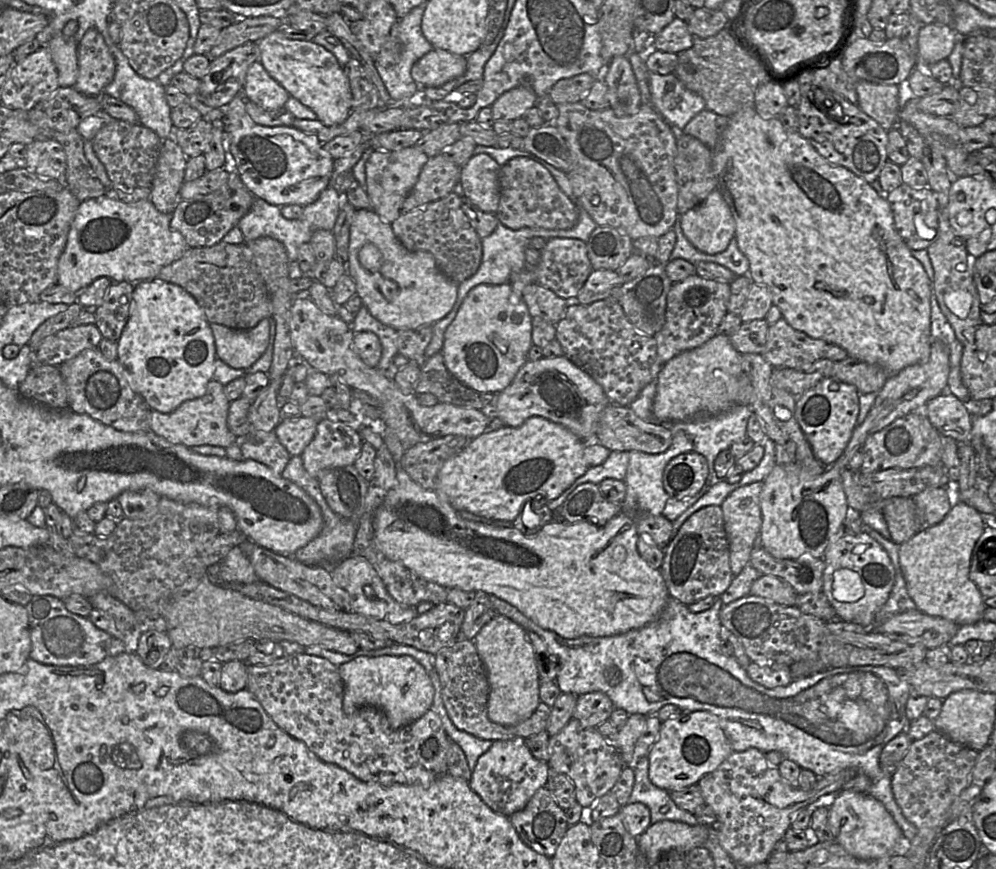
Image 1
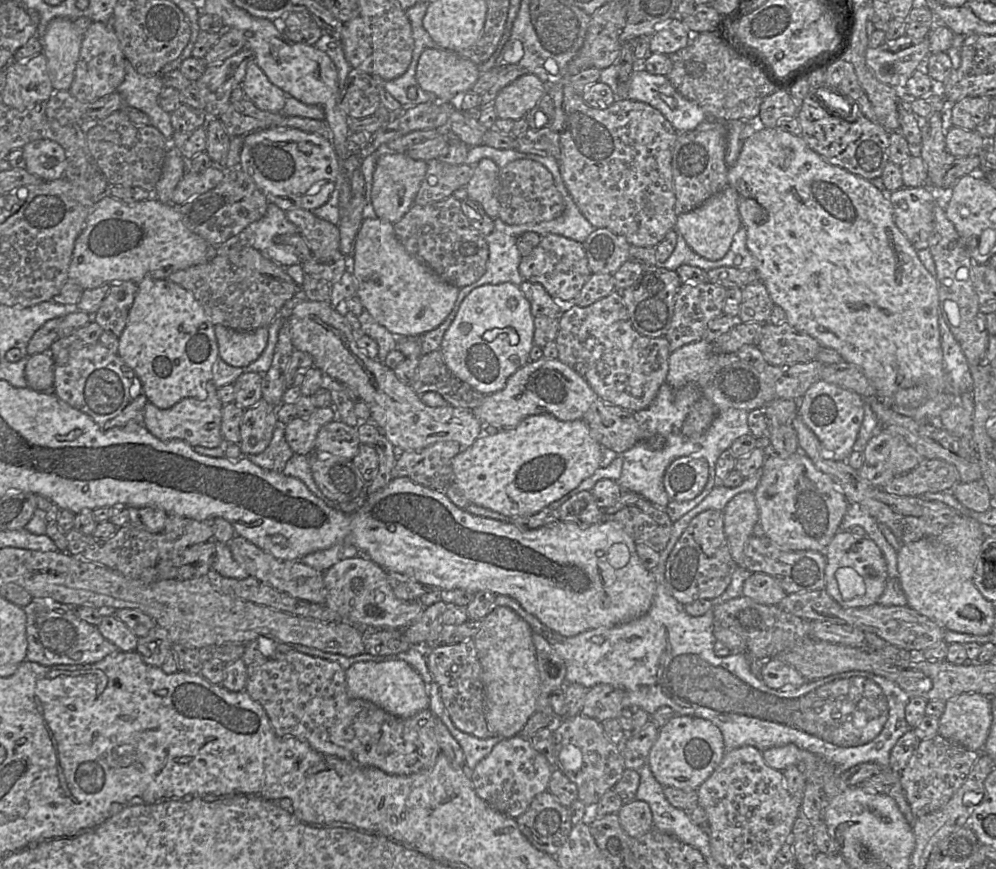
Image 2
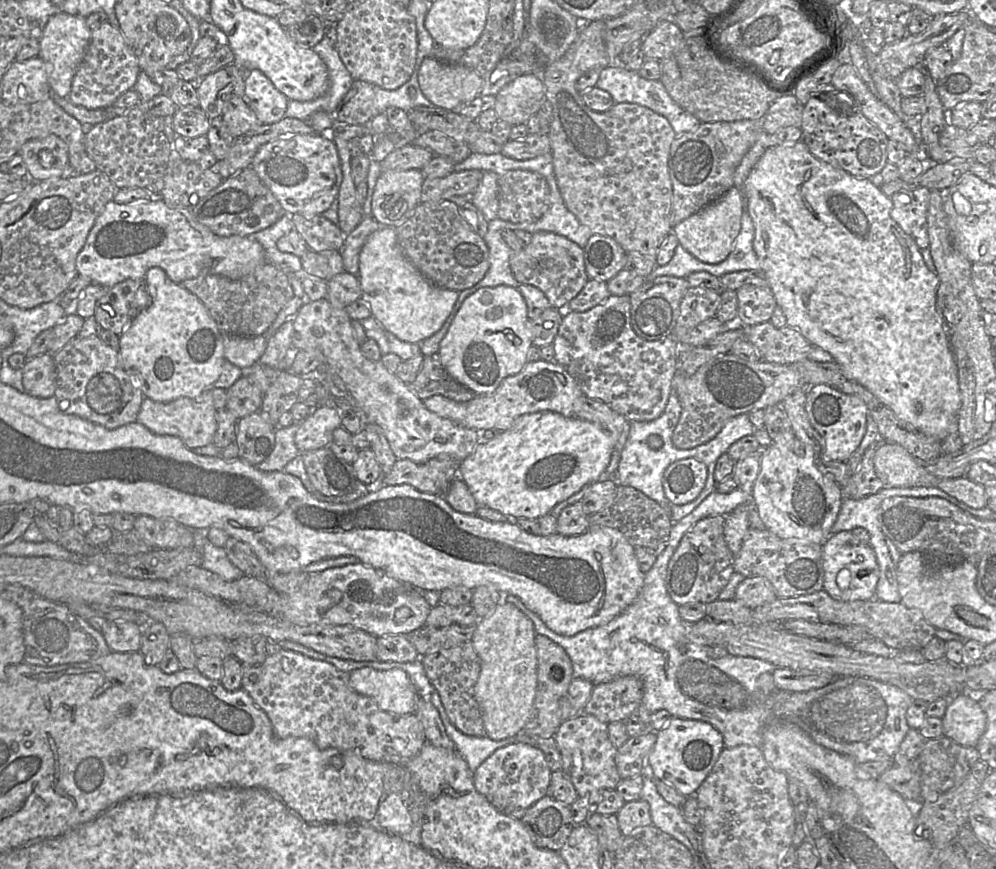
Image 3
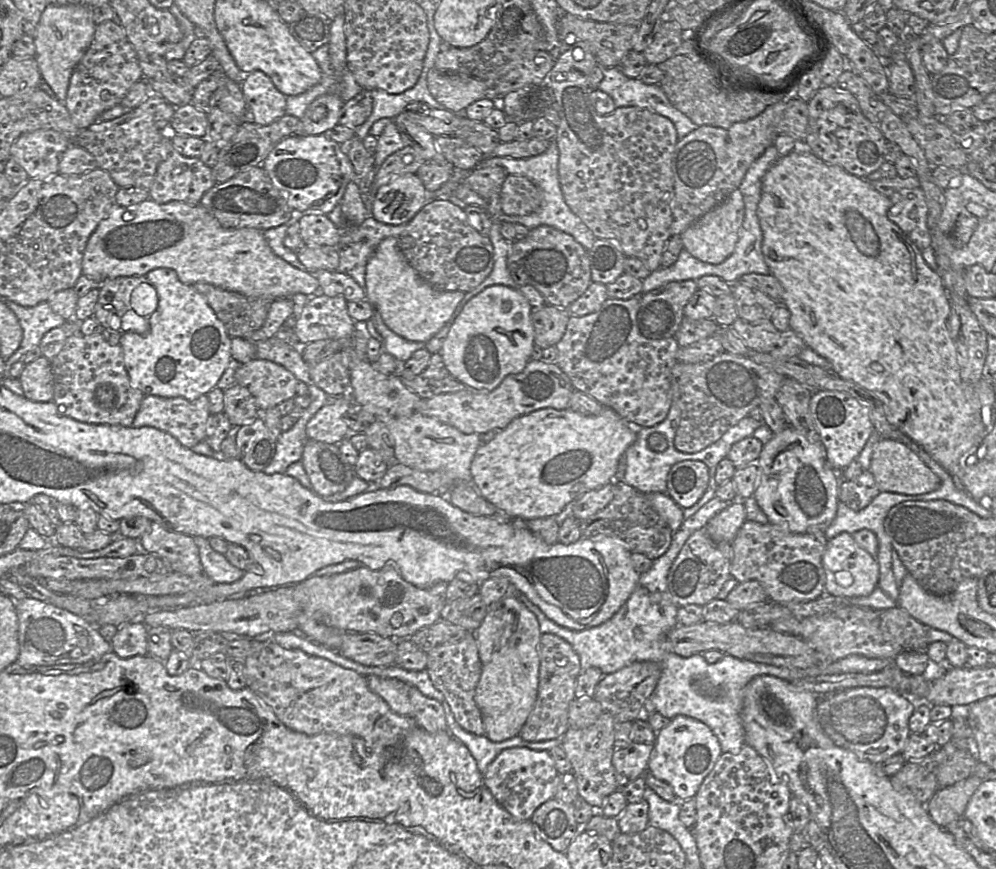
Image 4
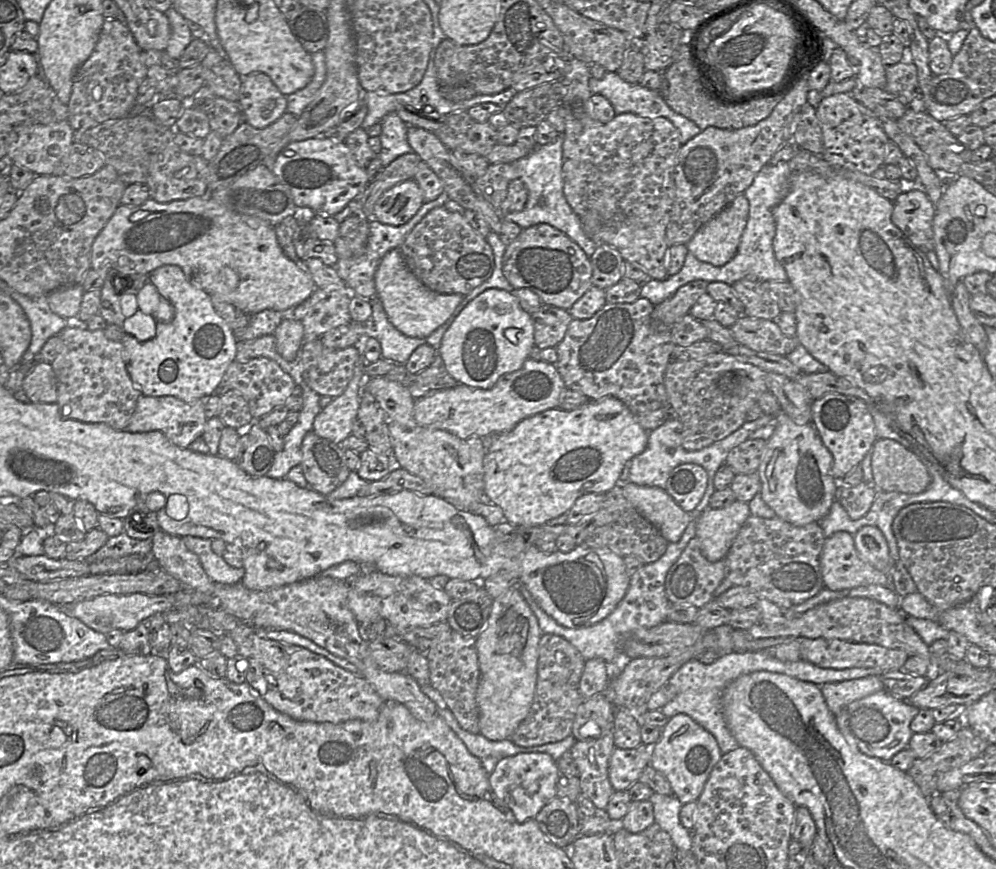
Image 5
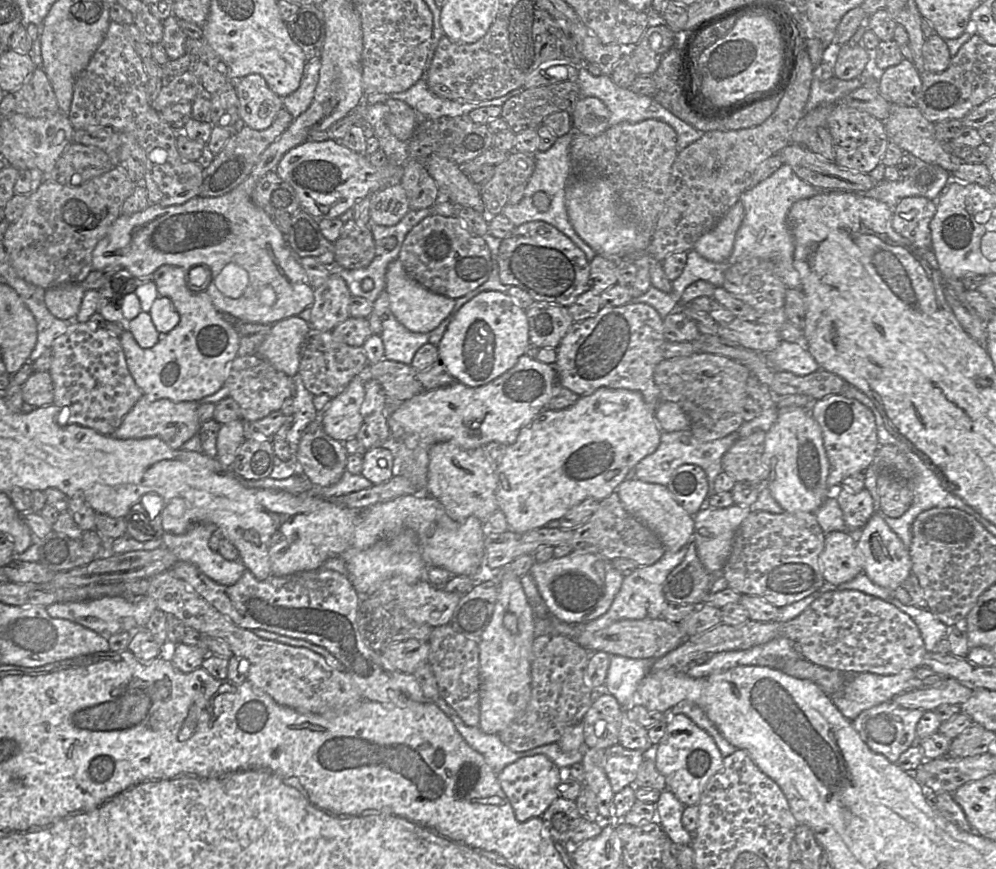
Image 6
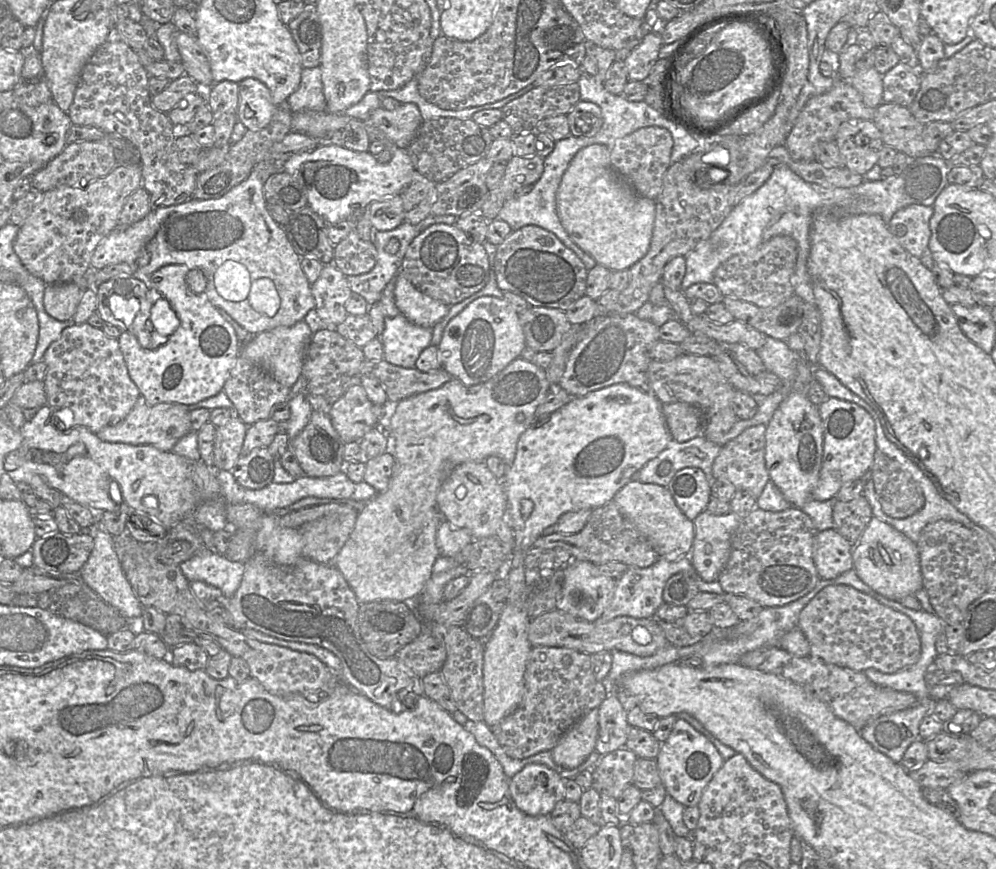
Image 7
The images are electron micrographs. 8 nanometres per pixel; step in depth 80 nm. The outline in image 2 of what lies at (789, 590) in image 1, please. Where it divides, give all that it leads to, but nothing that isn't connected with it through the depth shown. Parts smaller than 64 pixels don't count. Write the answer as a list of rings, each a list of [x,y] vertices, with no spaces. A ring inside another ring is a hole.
[[[754,573],[744,582],[742,596],[764,605],[778,605],[787,594],[771,576]]]

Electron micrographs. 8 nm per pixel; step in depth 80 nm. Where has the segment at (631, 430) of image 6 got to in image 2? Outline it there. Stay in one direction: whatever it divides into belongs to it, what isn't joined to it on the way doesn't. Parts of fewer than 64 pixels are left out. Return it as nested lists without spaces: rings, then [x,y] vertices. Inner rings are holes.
[[[549,414],[531,415],[523,419],[513,428],[501,429],[495,435],[481,435],[470,447],[462,449],[452,461],[454,474],[453,484],[468,499],[470,504],[498,512],[512,519],[529,517],[538,513],[543,508],[548,507],[552,502],[559,500],[564,495],[574,490],[584,479],[590,477],[600,467],[602,450],[603,447],[592,436],[584,419],[561,421]]]

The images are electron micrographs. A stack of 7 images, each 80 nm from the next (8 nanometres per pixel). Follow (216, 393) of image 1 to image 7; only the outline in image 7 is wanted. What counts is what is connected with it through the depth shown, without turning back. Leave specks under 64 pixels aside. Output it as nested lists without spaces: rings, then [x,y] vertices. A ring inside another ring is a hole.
[[[140,394],[131,411],[118,423],[106,426],[95,433],[105,442],[133,445],[152,445],[162,451],[171,451],[177,441],[191,430],[190,410],[180,403],[159,403],[148,405]]]

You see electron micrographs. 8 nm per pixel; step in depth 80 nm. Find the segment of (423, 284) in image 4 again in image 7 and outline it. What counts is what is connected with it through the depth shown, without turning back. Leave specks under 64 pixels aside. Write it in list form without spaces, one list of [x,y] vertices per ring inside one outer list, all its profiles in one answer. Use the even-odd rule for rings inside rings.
[[[402,273],[395,277],[394,297],[397,308],[412,323],[433,328],[449,311],[450,306],[417,289]]]

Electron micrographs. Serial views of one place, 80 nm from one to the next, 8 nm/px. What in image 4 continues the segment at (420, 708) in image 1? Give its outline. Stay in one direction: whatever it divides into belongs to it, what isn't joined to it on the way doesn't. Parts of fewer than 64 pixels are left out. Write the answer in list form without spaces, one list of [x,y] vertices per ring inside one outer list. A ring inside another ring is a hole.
[[[367,675],[369,689],[379,695],[397,714],[413,716],[413,706],[409,698],[409,684],[395,678],[382,678],[377,675]]]

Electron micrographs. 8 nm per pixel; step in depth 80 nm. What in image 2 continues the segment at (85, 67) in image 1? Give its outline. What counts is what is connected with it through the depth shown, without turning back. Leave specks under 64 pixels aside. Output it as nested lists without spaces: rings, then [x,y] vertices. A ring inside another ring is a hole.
[[[92,22],[83,35],[79,60],[69,92],[81,102],[94,102],[116,92],[125,78],[125,56],[110,24]]]

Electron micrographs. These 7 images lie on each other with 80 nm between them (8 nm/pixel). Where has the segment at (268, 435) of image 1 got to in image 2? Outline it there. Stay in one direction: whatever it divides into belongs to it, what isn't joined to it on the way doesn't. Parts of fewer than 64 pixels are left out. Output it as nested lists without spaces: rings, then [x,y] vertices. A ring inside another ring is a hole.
[[[278,424],[268,447],[260,454],[243,455],[254,464],[277,473],[282,473],[287,461],[294,455],[285,439],[284,425]]]

